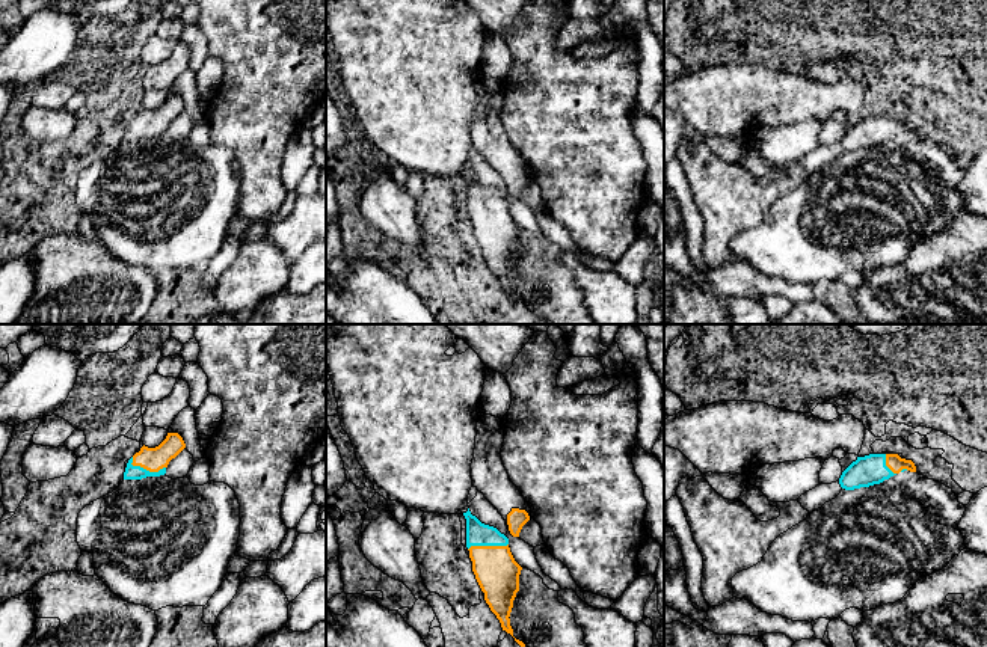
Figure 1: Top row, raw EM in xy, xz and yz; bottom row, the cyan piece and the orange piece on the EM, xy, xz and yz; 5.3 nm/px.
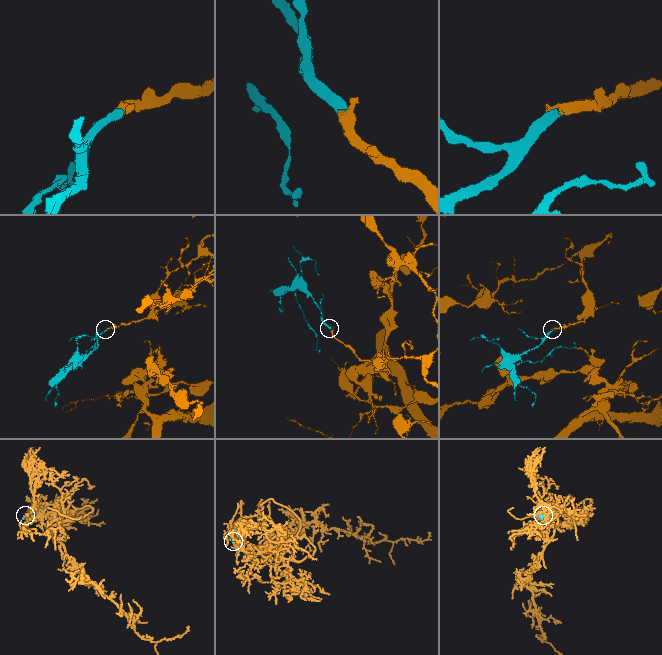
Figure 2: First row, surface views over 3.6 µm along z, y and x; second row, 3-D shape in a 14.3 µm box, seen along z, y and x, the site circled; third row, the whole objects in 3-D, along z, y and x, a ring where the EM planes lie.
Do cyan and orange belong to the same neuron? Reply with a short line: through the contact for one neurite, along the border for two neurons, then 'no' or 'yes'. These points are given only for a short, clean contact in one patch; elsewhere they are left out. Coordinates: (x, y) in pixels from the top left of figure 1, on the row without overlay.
line xy (132, 134), (148, 133), (151, 121); yes

